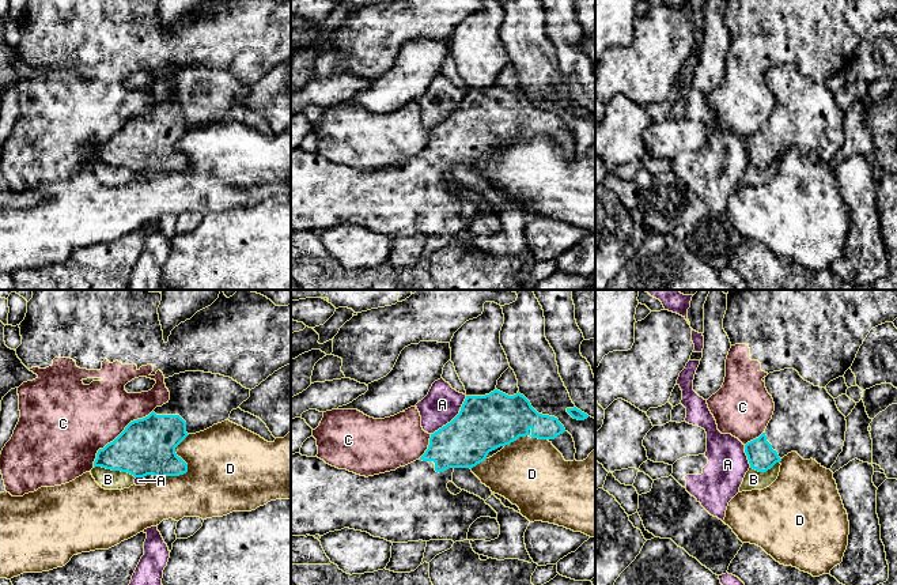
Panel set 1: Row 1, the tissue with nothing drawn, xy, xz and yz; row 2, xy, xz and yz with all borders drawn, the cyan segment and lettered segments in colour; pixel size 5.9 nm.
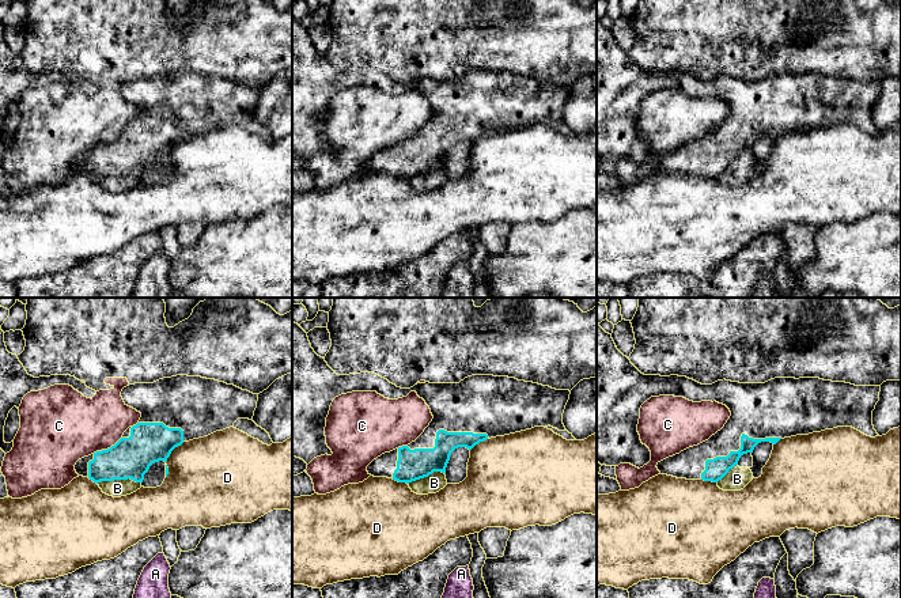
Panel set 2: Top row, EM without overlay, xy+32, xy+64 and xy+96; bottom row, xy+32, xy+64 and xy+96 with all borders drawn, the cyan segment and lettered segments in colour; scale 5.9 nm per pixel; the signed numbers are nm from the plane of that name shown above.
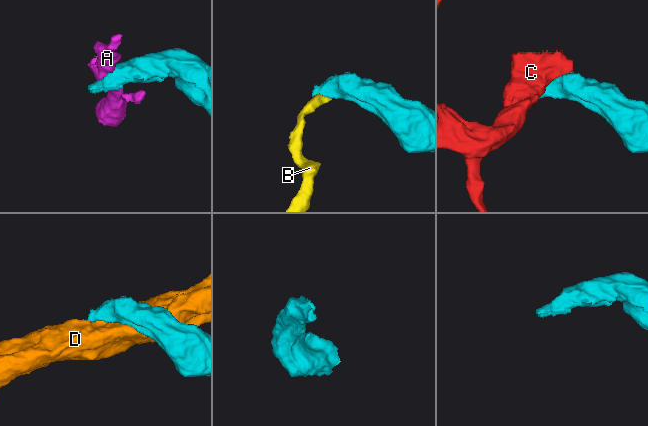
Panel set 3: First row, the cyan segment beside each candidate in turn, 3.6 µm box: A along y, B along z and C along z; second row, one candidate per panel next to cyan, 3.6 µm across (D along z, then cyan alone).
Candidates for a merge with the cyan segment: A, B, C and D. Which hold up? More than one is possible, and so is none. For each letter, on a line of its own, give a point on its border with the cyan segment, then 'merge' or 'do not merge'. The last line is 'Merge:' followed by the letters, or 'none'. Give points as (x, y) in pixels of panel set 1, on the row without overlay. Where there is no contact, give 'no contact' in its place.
A: meets cyan in xz at (454, 113); do not merge
B: meets cyan in xy at (114, 165); do not merge
C: meets cyan in xy at (118, 131); do not merge
D: meets cyan in xy at (186, 161); do not merge
Merge: none

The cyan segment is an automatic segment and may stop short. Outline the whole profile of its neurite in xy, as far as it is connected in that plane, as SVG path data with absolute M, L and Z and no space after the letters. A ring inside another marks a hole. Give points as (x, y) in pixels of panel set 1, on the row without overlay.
M185 67L164 73L170 95L156 102L148 112L130 117L125 125L103 144L99 144L95 162L121 166L144 173L179 171L188 167L188 159L177 151L175 143L189 131L228 116L232 105L250 93L250 84L230 72L204 67Z

